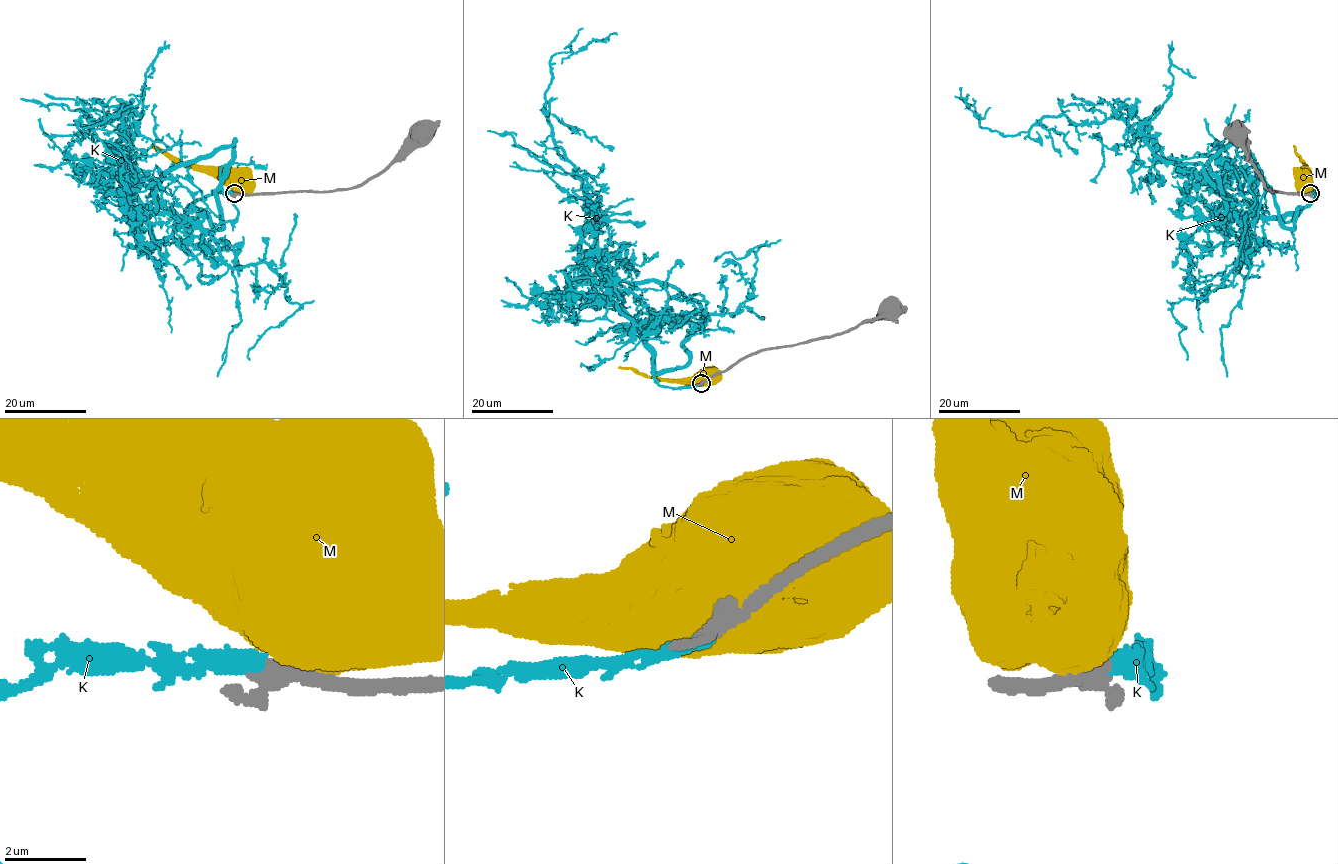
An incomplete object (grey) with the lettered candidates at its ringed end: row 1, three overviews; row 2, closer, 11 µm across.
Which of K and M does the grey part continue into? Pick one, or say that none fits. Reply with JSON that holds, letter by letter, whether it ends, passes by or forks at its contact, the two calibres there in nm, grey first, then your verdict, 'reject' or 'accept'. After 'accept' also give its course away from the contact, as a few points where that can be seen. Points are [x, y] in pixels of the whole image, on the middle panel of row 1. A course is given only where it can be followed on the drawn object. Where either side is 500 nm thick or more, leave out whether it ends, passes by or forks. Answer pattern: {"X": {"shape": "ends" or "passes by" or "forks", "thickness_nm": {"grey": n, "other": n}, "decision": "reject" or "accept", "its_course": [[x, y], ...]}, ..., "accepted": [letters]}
{"K": {"shape": "ends", "thickness_nm": {"grey": 360, "other": 380}, "decision": "accept", "its_course": [[702, 383], [661, 387], [646, 338], [595, 290], [580, 259], [589, 199], [545, 112], [550, 58], [617, 35]]}, "M": {"thickness_nm": {"grey": 380, "other": 1150}, "decision": "reject"}, "accepted": ["K"]}

